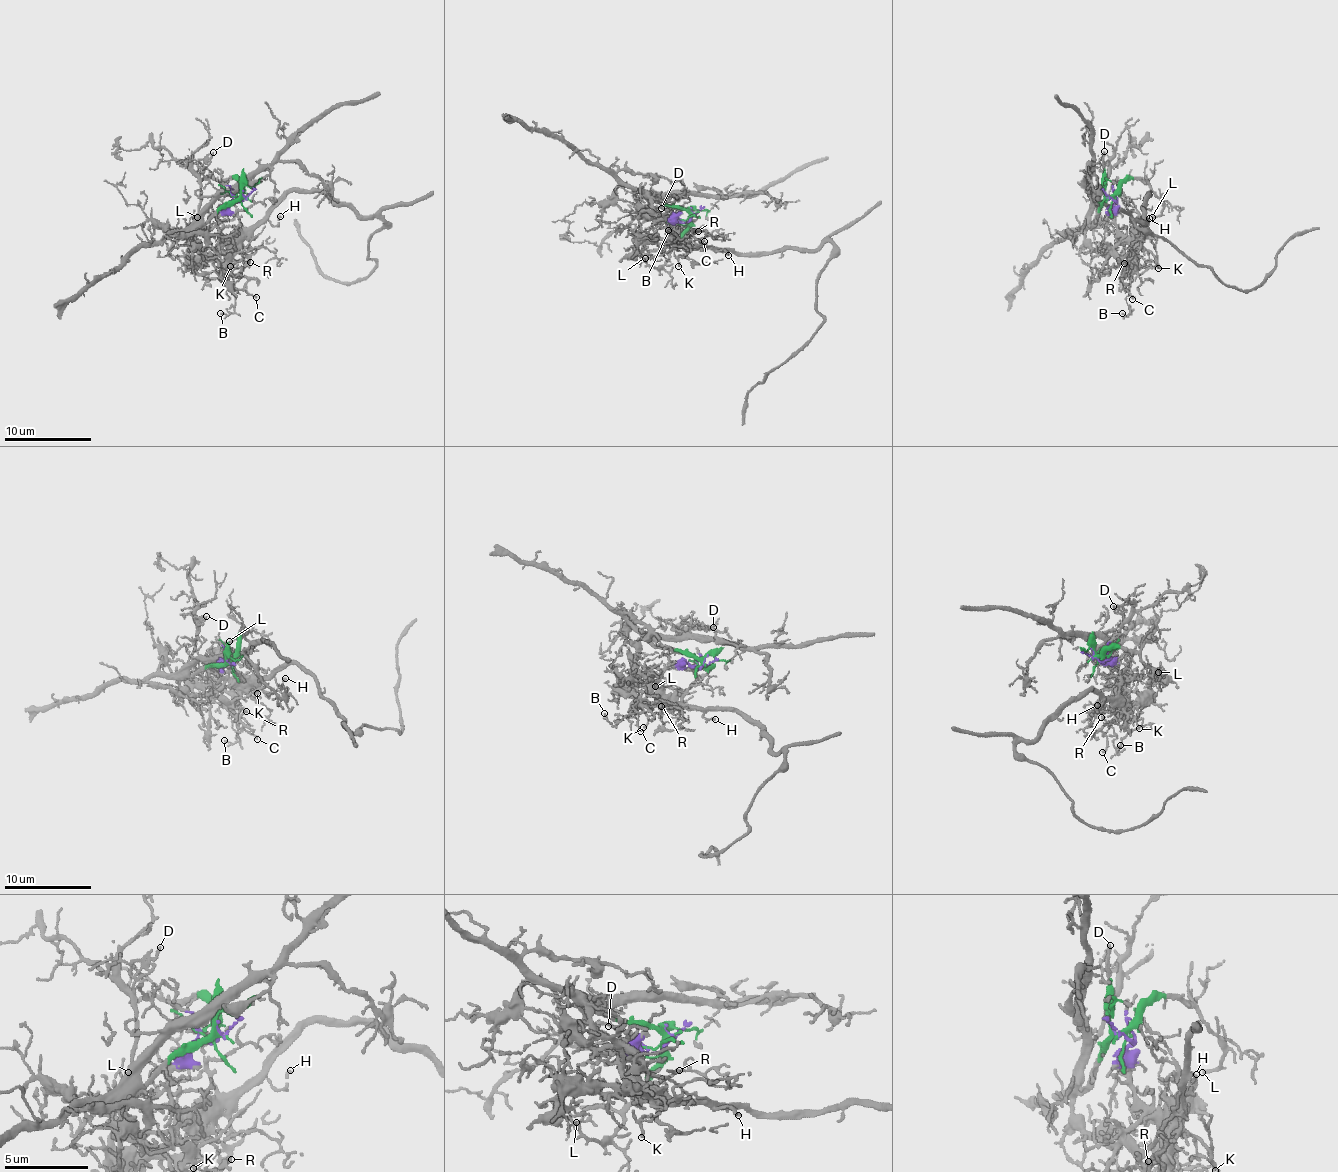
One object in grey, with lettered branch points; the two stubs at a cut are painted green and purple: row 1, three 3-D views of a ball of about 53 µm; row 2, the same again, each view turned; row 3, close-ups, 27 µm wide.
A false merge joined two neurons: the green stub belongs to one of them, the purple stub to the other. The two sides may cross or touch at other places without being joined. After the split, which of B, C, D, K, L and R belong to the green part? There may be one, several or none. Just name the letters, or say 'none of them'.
D, L

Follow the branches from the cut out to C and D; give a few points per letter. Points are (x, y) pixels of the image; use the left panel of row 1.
C: (244, 197), (226, 205), (218, 218), (218, 235), (231, 252), (224, 268), (246, 279), (244, 287), (257, 298)
D: (244, 197), (222, 203), (203, 219), (198, 169), (213, 151)

